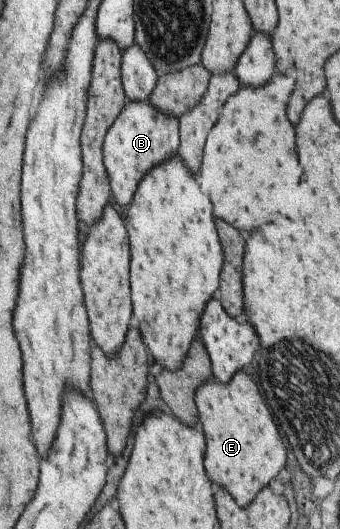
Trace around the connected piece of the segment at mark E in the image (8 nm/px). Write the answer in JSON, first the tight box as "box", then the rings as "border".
{"box":[194,371,285,507],"border":[[[243,371],[233,374],[228,384],[215,379],[201,384],[195,392],[194,404],[199,425],[205,433],[205,471],[211,483],[225,489],[239,507],[247,507],[255,493],[265,487],[285,465],[285,447],[279,429],[267,411],[257,387]]]}

